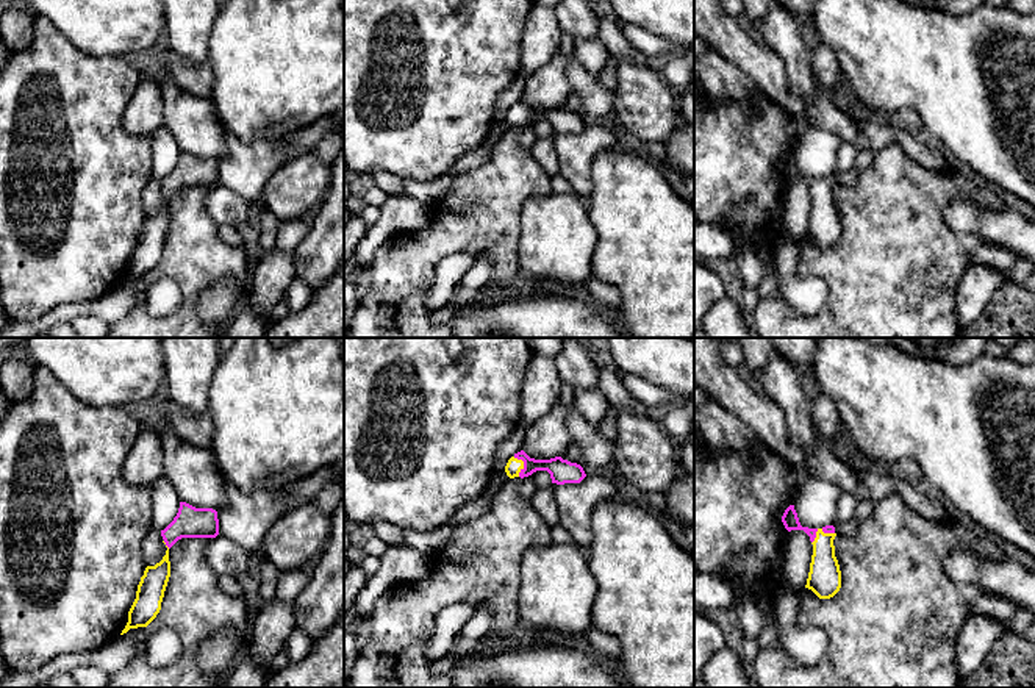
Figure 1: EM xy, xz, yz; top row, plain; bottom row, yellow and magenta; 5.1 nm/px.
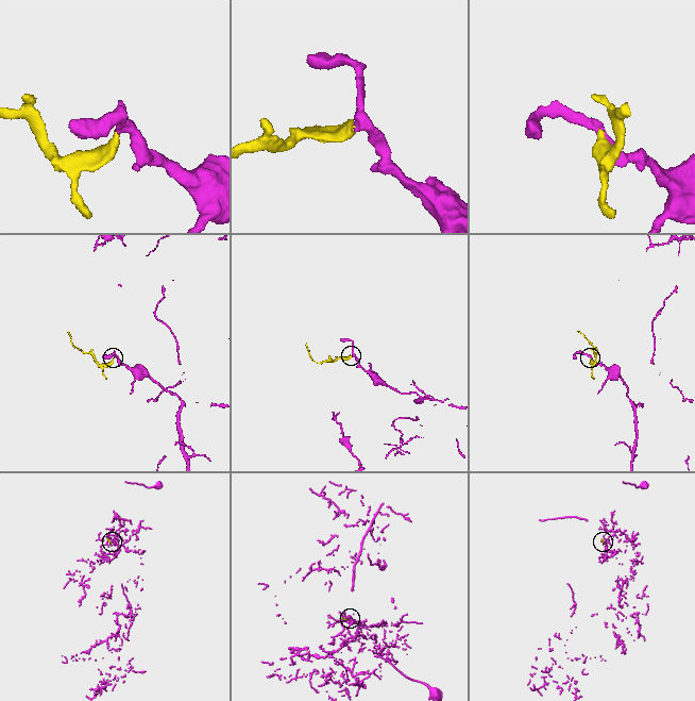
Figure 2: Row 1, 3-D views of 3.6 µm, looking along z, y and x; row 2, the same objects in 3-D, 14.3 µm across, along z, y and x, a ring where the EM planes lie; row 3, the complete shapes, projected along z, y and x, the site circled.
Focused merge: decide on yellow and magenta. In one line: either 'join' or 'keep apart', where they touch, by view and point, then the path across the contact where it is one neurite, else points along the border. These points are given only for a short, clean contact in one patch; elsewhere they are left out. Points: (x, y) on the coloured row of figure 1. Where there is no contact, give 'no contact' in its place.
join | xz (522, 465) | across xz (513, 466), (522, 465), (551, 465), (562, 471)

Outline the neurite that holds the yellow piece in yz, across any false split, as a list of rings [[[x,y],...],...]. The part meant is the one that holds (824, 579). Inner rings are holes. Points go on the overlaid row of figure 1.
[[[790,505],[785,510],[782,522],[788,532],[804,530],[810,536],[810,541],[813,544],[813,555],[805,588],[811,589],[819,599],[833,597],[841,588],[841,571],[835,557],[833,546],[833,539],[836,536],[835,527],[802,527],[794,505]]]

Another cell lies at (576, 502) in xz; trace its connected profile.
[[[586,475],[580,483],[552,485],[560,511],[560,525],[568,530],[574,543],[589,547],[593,543],[591,516],[594,508],[614,497],[618,488],[599,475]]]

